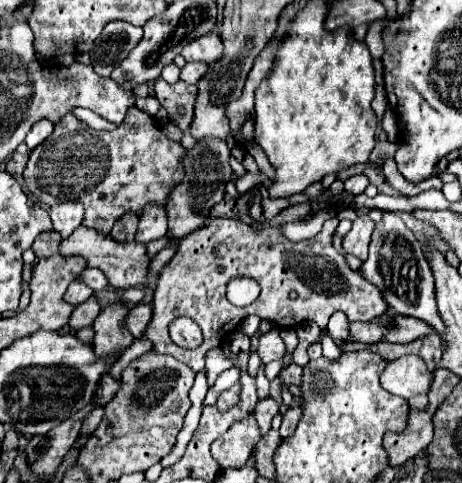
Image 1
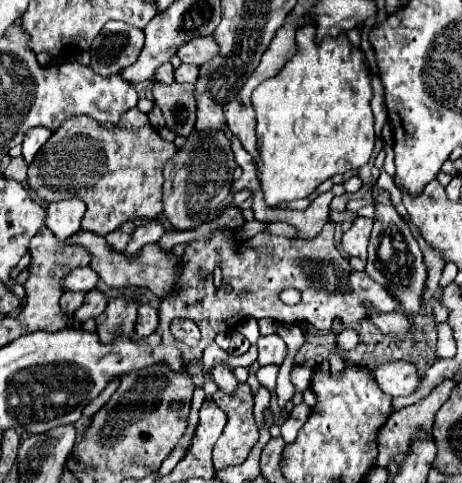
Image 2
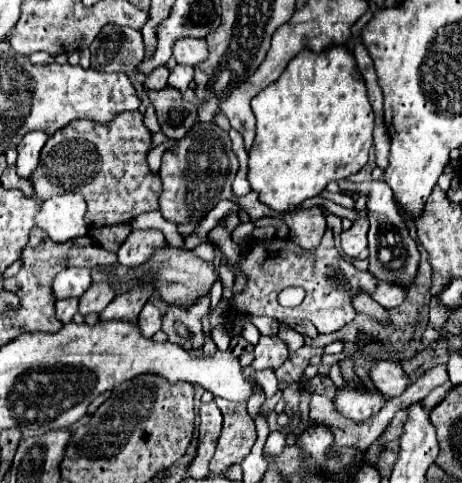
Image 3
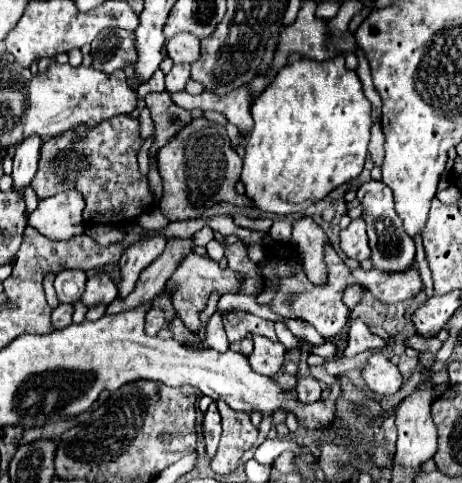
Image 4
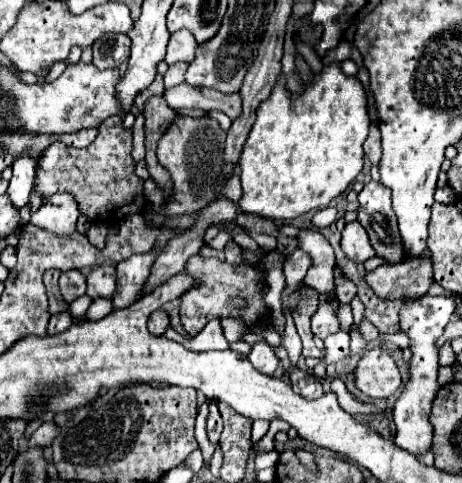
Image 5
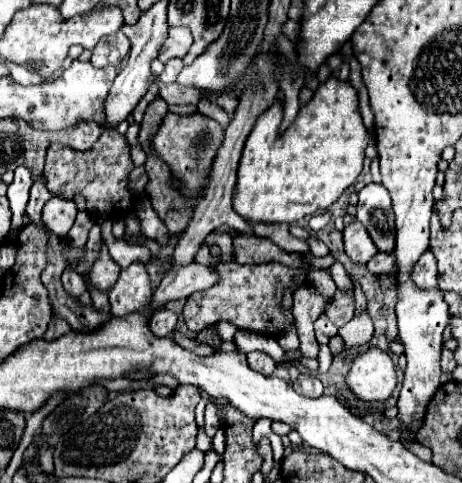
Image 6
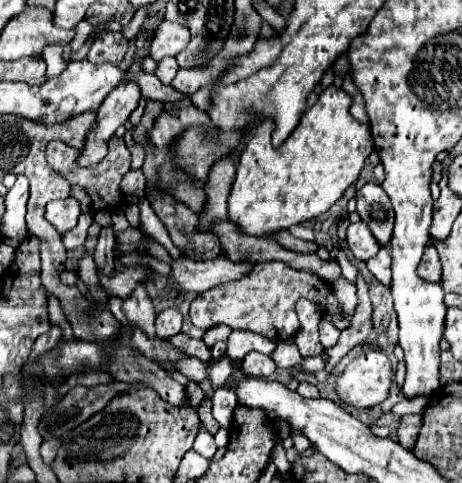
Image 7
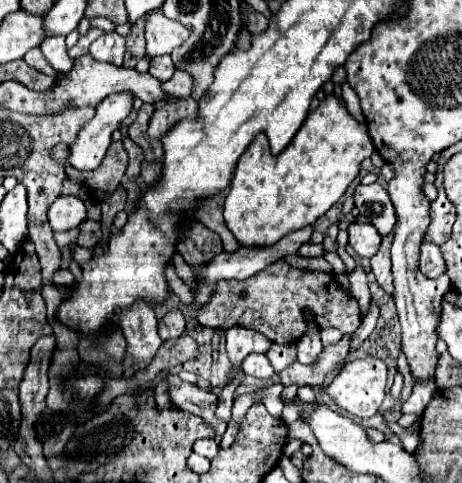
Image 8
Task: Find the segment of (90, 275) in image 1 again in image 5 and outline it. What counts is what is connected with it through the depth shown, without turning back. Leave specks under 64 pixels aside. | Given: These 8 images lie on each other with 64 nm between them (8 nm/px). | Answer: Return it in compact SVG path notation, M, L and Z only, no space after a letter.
M68 270L60 276L60 290L66 302L74 302L86 292L86 278L80 270Z

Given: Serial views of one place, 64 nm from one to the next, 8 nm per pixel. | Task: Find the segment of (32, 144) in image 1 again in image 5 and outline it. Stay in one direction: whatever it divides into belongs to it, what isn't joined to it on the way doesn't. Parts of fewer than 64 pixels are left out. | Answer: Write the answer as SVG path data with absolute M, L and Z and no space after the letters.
M22 154L22 156L14 162L12 170L14 170L14 176L12 176L10 186L8 186L8 196L10 196L12 204L14 204L14 208L20 210L22 206L28 204L30 192L32 192L32 188L34 188L36 162L34 162L30 156Z

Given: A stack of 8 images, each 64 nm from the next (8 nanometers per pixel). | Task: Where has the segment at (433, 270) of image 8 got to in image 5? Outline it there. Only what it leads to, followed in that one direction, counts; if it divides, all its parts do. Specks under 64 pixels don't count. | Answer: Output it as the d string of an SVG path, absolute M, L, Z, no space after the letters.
M428 252L402 264L384 264L366 274L366 282L380 298L418 298L432 286L432 260Z

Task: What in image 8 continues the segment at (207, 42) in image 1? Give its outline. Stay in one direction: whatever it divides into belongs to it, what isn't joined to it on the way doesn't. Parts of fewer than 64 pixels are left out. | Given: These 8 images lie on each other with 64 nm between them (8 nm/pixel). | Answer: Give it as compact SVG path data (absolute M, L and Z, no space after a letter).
M154 10L148 14L144 36L146 36L146 52L150 58L154 58L154 56L170 54L174 48L186 42L190 30L176 20L168 20L162 14L162 10Z

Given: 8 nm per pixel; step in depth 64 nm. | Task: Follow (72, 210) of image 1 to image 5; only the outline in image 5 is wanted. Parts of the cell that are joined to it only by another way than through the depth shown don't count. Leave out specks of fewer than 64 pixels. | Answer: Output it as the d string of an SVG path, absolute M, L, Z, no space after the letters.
M54 194L38 212L34 212L30 222L56 236L70 236L76 232L78 216L78 202L72 194Z

